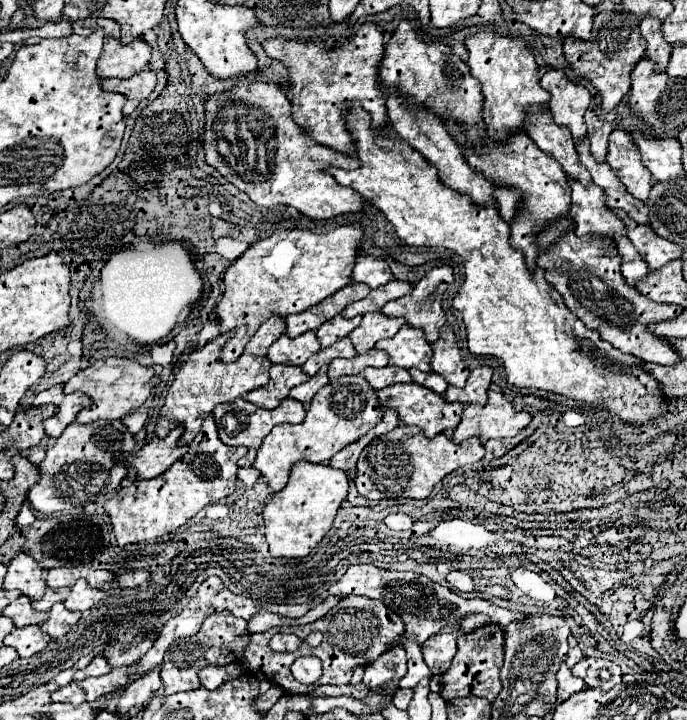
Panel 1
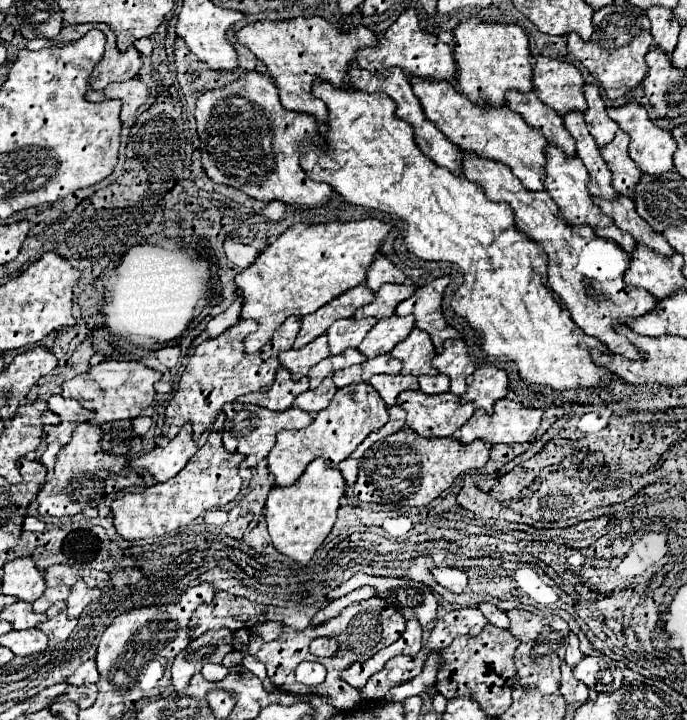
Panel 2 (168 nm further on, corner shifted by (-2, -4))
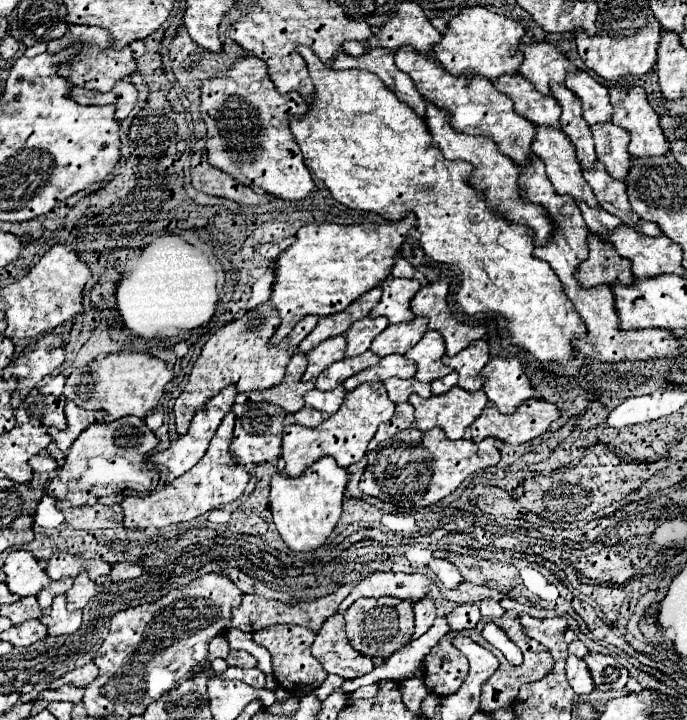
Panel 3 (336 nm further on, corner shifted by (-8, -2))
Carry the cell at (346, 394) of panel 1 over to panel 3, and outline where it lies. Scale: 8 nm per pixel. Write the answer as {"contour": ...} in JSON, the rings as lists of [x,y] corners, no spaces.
{"contour":[[[366,382],[358,388],[354,388],[352,392],[348,392],[340,410],[336,414],[332,414],[330,418],[326,418],[320,426],[316,426],[316,428],[288,426],[288,428],[284,428],[284,434],[282,434],[282,458],[286,462],[284,474],[296,478],[306,468],[310,468],[316,460],[320,460],[322,456],[336,458],[338,466],[342,466],[342,468],[348,468],[350,464],[362,460],[376,428],[382,422],[388,422],[392,418],[394,408],[396,408],[394,402],[388,400],[388,394],[380,382],[374,382],[374,384]]]}

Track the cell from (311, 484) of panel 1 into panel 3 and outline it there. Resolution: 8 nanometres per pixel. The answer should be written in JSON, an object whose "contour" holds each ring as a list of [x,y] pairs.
{"contour":[[[320,458],[302,476],[290,478],[282,474],[272,476],[270,488],[270,510],[274,516],[276,530],[280,532],[286,546],[294,552],[310,552],[320,548],[332,534],[340,512],[348,472],[336,464],[334,458]]]}

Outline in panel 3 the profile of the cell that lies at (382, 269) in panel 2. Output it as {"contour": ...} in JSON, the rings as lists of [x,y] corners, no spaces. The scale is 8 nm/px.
{"contour":[[[396,256],[396,260],[394,260],[394,266],[390,268],[390,276],[394,276],[394,278],[420,278],[418,272],[412,268],[412,264],[408,264],[400,256]]]}

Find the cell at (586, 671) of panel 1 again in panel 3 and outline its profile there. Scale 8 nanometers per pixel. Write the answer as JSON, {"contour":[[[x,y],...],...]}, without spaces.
{"contour":[[[586,654],[584,662],[592,674],[596,688],[600,690],[620,690],[628,682],[628,670],[612,656],[606,654]]]}

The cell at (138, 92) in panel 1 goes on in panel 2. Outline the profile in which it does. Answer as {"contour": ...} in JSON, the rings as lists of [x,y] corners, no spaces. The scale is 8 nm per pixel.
{"contour":[[[126,80],[120,84],[110,84],[104,90],[96,92],[96,90],[86,90],[86,100],[88,102],[104,102],[110,98],[118,98],[122,100],[122,112],[120,112],[120,120],[124,122],[130,114],[134,114],[148,98],[148,88],[138,80]]]}

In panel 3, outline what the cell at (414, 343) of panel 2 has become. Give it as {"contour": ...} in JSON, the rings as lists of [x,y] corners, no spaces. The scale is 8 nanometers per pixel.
{"contour":[[[428,330],[426,336],[414,346],[410,348],[404,356],[410,358],[416,364],[416,380],[418,382],[432,382],[436,378],[442,378],[446,374],[452,372],[450,366],[442,364],[442,356],[444,356],[446,348],[444,348],[444,340],[440,336],[440,332],[436,330]]]}

